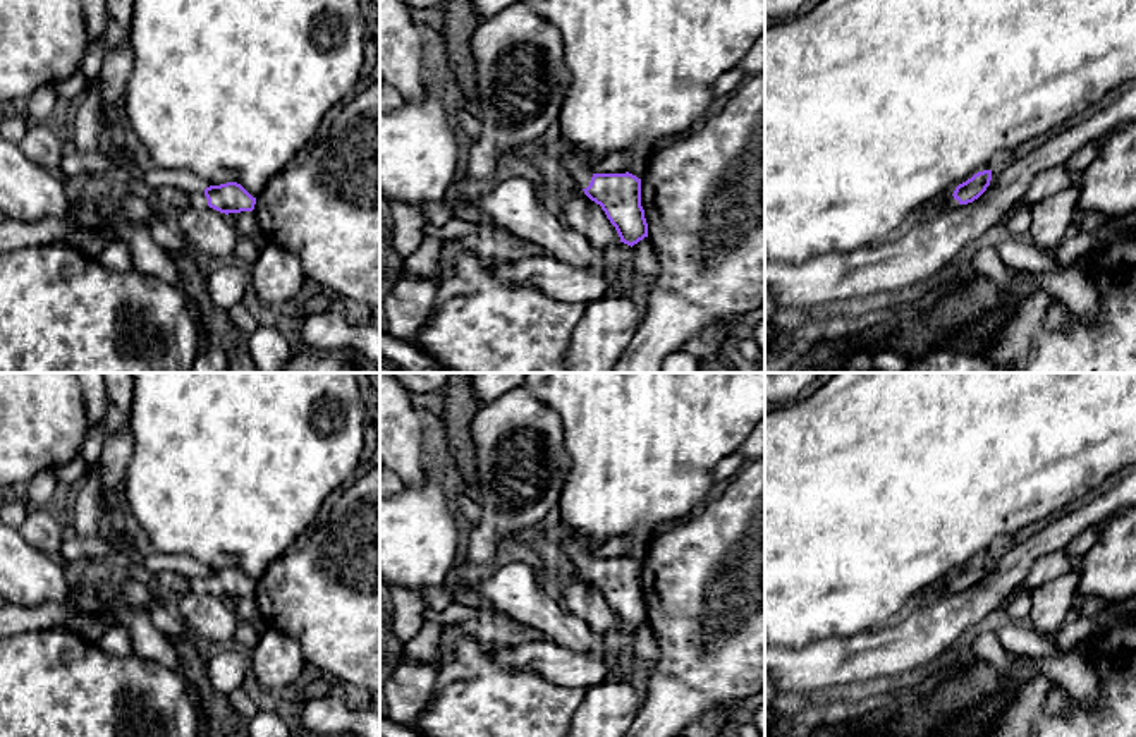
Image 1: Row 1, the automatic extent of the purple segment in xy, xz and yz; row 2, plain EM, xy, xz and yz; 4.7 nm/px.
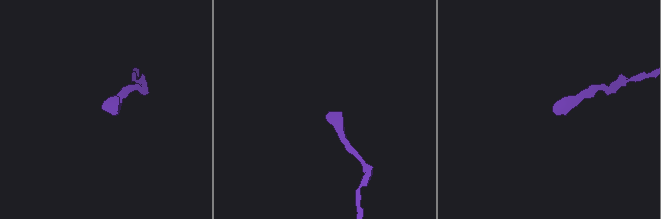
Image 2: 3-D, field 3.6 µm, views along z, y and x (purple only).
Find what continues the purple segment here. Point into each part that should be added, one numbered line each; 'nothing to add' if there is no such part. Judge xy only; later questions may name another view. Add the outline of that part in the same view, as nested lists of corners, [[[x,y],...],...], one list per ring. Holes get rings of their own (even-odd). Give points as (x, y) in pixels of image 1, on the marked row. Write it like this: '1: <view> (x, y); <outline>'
1: xy (198, 200); [[[194,192],[189,196],[189,206],[196,208],[196,210],[203,210],[208,208],[208,199],[205,196],[205,192]]]

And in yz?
1: yz (942, 205); [[[954,196],[949,198],[938,198],[935,201],[930,201],[926,206],[923,206],[911,222],[930,222],[954,208],[961,206],[959,201]]]

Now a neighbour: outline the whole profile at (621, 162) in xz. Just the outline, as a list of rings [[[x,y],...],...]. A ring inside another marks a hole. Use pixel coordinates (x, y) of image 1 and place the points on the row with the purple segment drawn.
[[[629,149],[614,153],[602,161],[593,163],[593,174],[626,174],[634,160],[634,153]]]

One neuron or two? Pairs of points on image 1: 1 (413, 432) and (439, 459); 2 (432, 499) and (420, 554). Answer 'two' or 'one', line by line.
1: two
2: one

